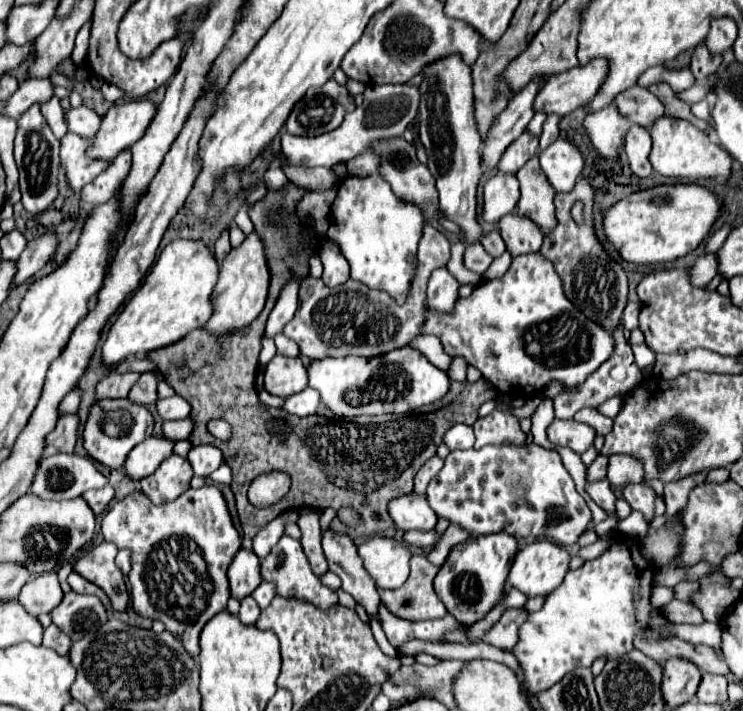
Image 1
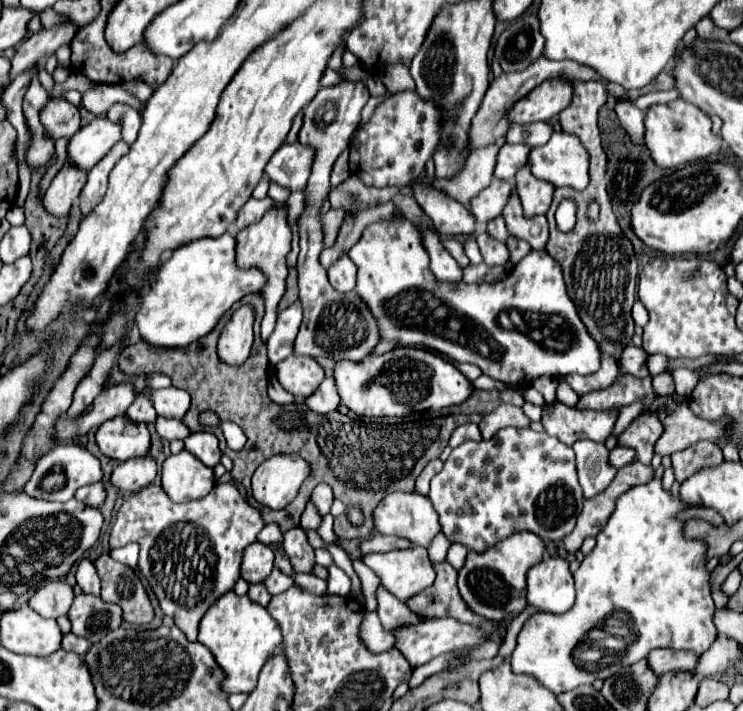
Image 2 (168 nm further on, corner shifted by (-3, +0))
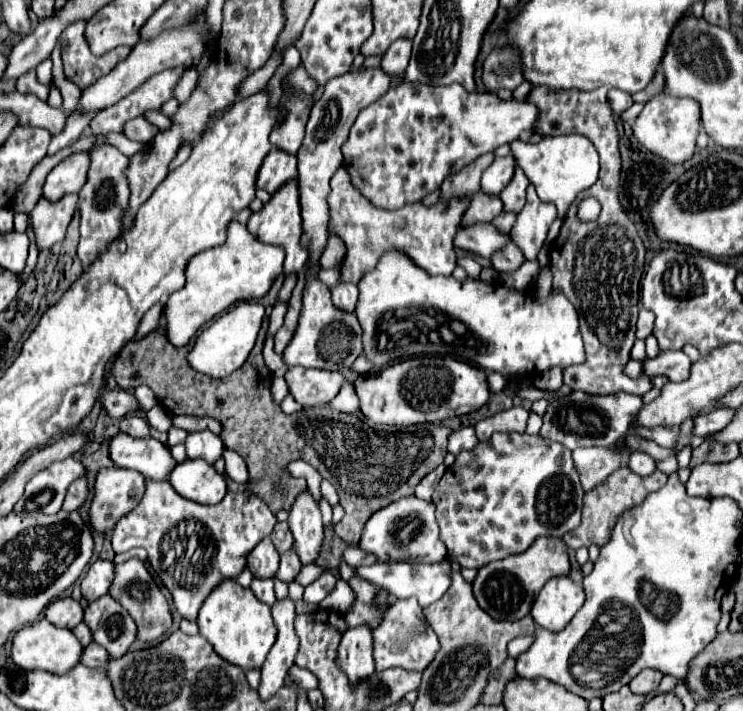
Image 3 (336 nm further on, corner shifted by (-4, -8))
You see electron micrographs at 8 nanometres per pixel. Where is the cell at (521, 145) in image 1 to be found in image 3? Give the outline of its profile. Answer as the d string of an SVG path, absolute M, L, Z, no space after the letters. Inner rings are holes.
M507 155L507 157L497 157L483 173L481 179L481 191L491 193L491 195L499 195L501 189L505 189L505 185L511 181L513 177L513 169L515 169L515 157Z

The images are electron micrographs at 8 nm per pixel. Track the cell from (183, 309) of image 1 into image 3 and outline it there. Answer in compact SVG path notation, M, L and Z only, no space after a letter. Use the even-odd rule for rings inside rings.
M231 221L225 245L201 251L199 255L191 257L185 269L187 281L183 289L169 295L163 309L163 327L169 343L175 347L185 347L195 337L195 333L217 313L229 309L241 299L251 301L263 297L271 289L273 281L279 277L283 269L283 259L285 253L281 249L257 241L245 225Z

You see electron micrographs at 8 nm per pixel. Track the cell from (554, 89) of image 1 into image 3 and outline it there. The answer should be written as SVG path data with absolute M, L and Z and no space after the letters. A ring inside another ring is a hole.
M399 83L397 87L389 89L381 99L377 99L373 105L369 105L367 109L363 109L357 117L357 121L353 123L351 127L351 135L349 135L349 141L343 145L343 155L345 155L345 169L349 171L351 175L351 181L353 185L377 207L383 207L383 209L399 209L403 207L405 203L413 203L413 201L421 201L425 195L429 195L431 191L439 189L439 185L443 183L443 179L449 175L449 173L457 173L459 169L463 169L467 163L471 163L475 157L487 153L487 151L493 151L497 149L499 145L505 145L505 143L513 143L523 131L529 131L533 129L537 121L537 105L533 105L531 101L501 101L497 95L493 93L467 93L461 85L451 85L451 87L433 87L433 85L421 85L421 83Z

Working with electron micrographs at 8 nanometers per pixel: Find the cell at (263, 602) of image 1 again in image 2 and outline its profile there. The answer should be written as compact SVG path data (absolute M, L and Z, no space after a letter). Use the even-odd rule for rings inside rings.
M272 569L272 573L268 575L268 579L264 581L266 583L266 587L268 587L268 591L272 591L274 595L276 593L282 593L284 589L288 589L288 587L292 587L294 585L294 579L292 577L288 577L288 575L284 575L280 569Z

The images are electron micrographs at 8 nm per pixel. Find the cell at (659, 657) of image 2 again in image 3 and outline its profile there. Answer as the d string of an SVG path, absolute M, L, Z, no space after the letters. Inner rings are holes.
M645 669L637 677L633 677L629 687L635 693L651 693L651 691L655 691L659 687L661 679L663 679L663 673L657 673L653 669Z

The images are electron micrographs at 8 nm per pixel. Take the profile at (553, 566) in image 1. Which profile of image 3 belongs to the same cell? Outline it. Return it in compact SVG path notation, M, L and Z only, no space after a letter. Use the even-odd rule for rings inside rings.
M553 577L537 595L531 615L539 627L561 631L583 603L585 593L581 585L573 583L569 577Z

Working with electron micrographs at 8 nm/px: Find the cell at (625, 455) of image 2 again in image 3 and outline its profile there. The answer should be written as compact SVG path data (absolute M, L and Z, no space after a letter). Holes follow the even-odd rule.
M635 451L633 455L627 457L627 467L633 469L633 473L645 477L645 475L651 475L655 471L655 461L653 461L651 455L641 453L641 451Z

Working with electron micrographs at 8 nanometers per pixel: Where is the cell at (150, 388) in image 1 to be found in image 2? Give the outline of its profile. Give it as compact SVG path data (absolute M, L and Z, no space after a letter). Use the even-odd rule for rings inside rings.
M136 397L136 401L128 407L126 417L134 423L154 423L156 421L156 411L152 409L152 403L148 397Z

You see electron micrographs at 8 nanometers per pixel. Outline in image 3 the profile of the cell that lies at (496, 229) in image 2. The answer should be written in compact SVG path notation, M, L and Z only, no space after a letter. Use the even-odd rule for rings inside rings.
M505 211L493 221L493 225L497 229L501 229L501 233L509 233L511 227L513 227L513 223L515 223L515 213L505 213Z

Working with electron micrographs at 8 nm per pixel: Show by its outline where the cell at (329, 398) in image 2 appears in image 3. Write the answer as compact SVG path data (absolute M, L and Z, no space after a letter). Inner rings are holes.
M345 381L345 385L343 385L341 391L337 393L337 397L335 397L333 401L329 401L329 407L337 409L337 411L341 411L341 413L347 413L347 415L359 411L359 399L357 399L357 395L355 395L353 383Z

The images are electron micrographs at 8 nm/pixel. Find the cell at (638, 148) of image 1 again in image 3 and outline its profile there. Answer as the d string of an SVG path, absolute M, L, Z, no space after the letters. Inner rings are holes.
M611 89L609 95L607 95L607 101L609 101L615 115L621 115L623 111L627 111L633 105L631 95L625 93L625 91L619 91L619 89Z

